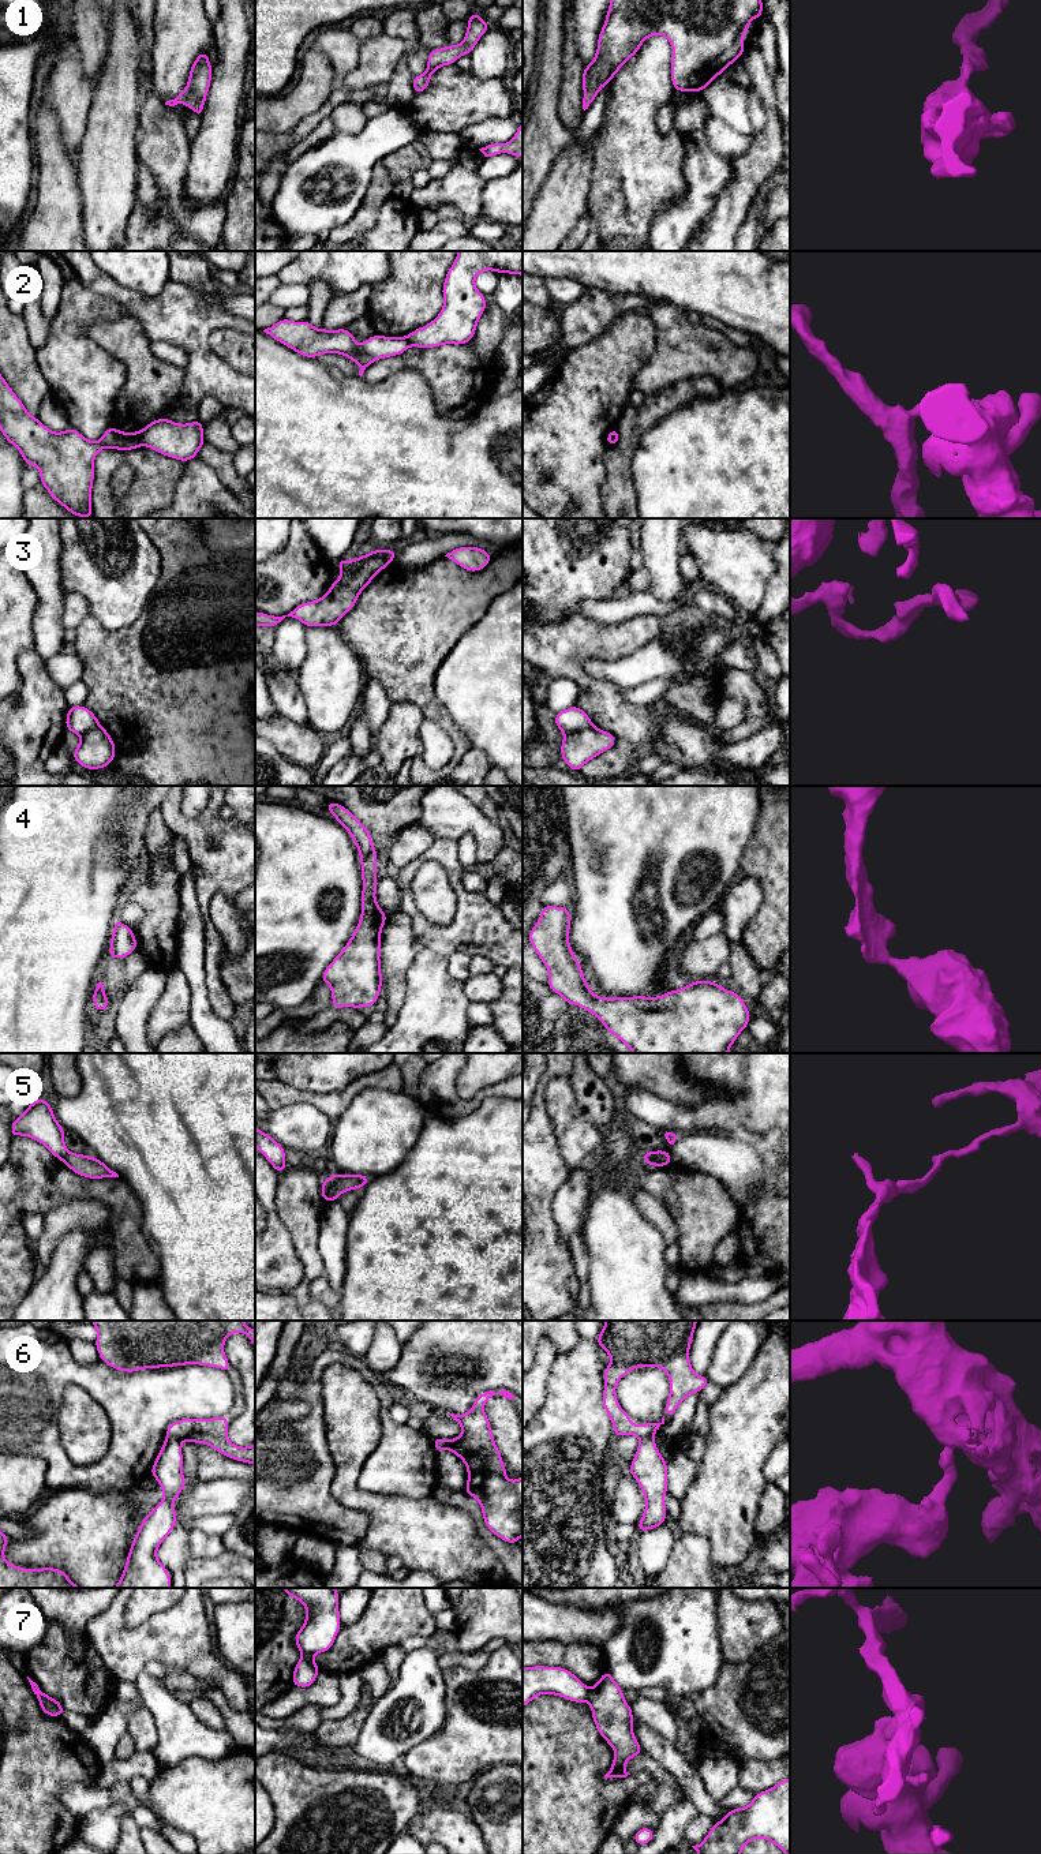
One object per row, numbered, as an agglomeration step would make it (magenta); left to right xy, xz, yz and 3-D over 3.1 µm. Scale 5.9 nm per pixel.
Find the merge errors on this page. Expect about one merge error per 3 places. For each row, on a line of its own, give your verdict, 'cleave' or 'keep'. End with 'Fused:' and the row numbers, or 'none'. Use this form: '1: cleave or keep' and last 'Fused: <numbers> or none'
1: keep
2: cleave
3: cleave
4: keep
5: cleave
6: cleave
7: cleave
Fused: 2, 3, 5, 6, 7

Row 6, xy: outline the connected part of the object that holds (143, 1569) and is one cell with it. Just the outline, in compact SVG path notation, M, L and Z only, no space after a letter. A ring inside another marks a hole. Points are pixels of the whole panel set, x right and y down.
M166 1437L150 1475L161 1486L164 1498L143 1517L127 1554L123 1574L113 1588L171 1588L171 1574L158 1561L157 1548L177 1522L173 1501L187 1484L179 1439Z

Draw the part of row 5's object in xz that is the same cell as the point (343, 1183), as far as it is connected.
M332 1175L333 1186L334 1186L334 1201L347 1191L352 1191L355 1188L363 1188L371 1177L367 1175Z

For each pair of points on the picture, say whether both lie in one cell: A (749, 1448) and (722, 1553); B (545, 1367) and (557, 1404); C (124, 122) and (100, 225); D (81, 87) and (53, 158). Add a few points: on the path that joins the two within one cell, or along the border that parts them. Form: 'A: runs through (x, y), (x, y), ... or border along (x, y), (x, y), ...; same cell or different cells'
A: runs through (731, 1474), (729, 1483), (729, 1527); same cell
B: border along (555, 1355), (546, 1382), (546, 1399), (540, 1408); different cells
C: runs through (108, 148), (108, 199); same cell
D: border along (49, 105), (57, 118), (62, 142), (74, 160); different cells

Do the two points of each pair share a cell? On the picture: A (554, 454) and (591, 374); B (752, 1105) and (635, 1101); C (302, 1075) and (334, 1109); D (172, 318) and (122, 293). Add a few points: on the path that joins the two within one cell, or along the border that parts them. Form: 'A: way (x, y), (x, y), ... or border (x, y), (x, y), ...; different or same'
A: way (557, 434), (585, 394); same
B: way (723, 1116), (663, 1115); same
C: border (349, 1083), (322, 1093), (287, 1085); different
D: way (160, 315), (134, 303); same

